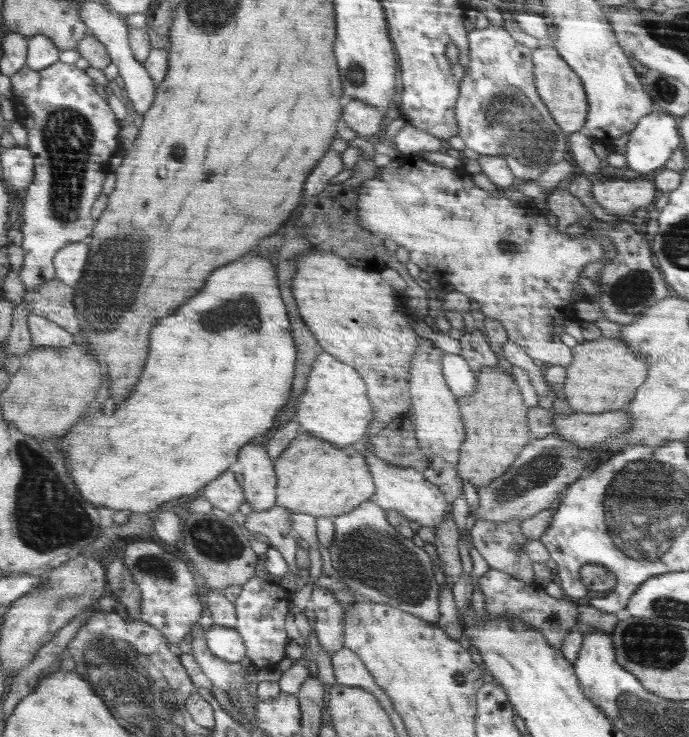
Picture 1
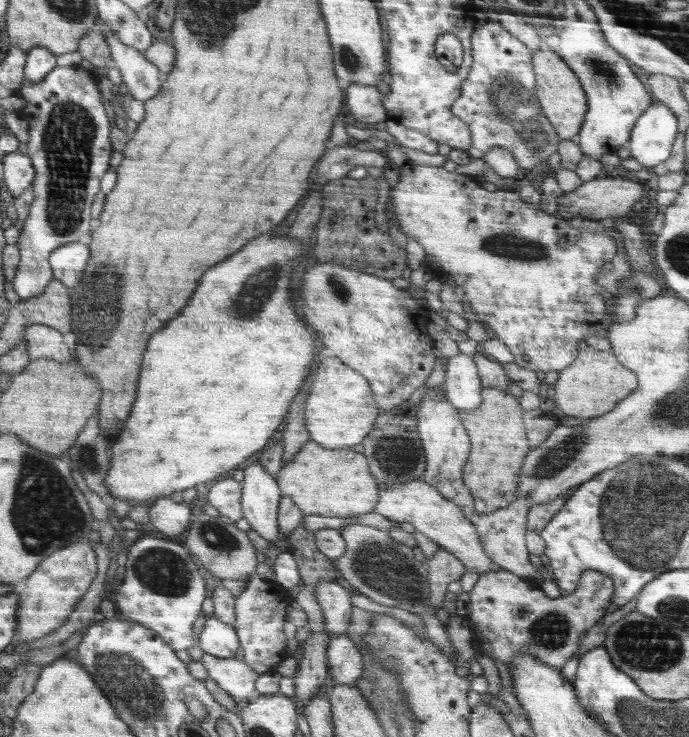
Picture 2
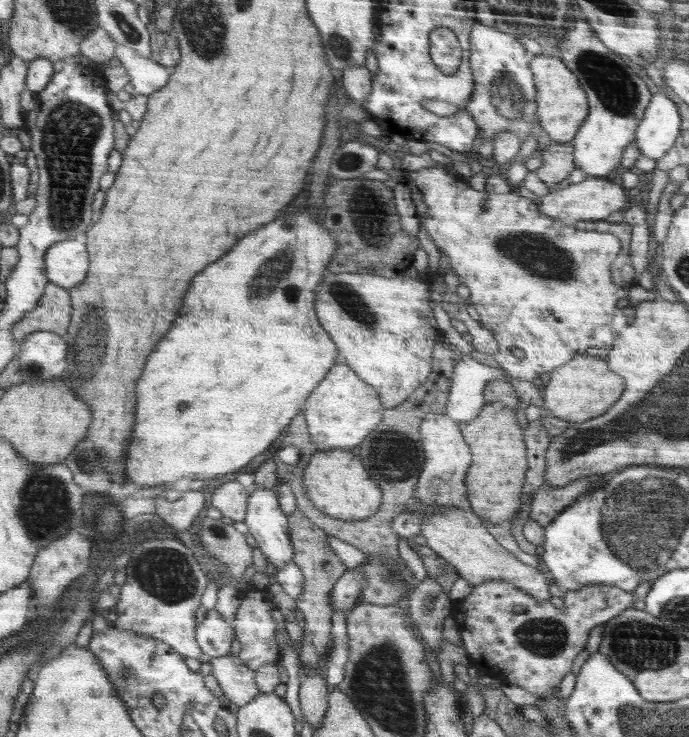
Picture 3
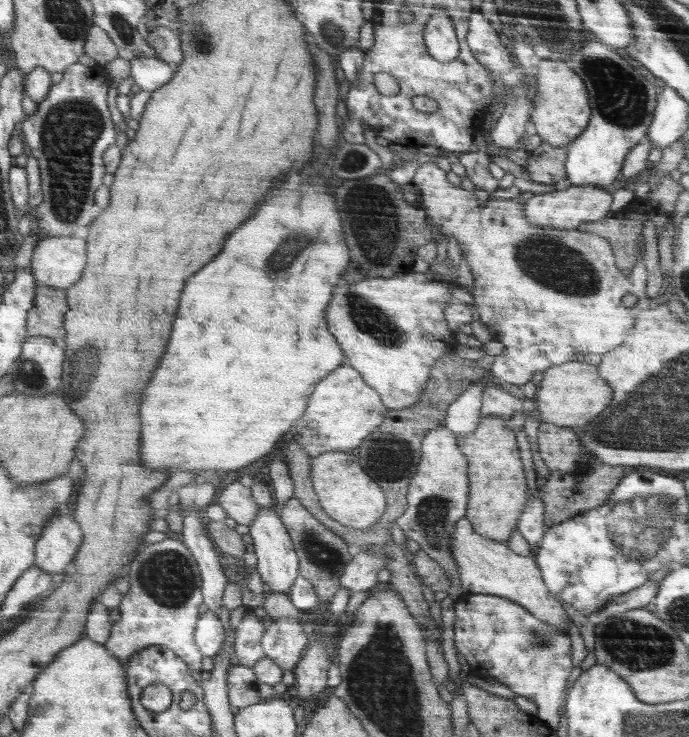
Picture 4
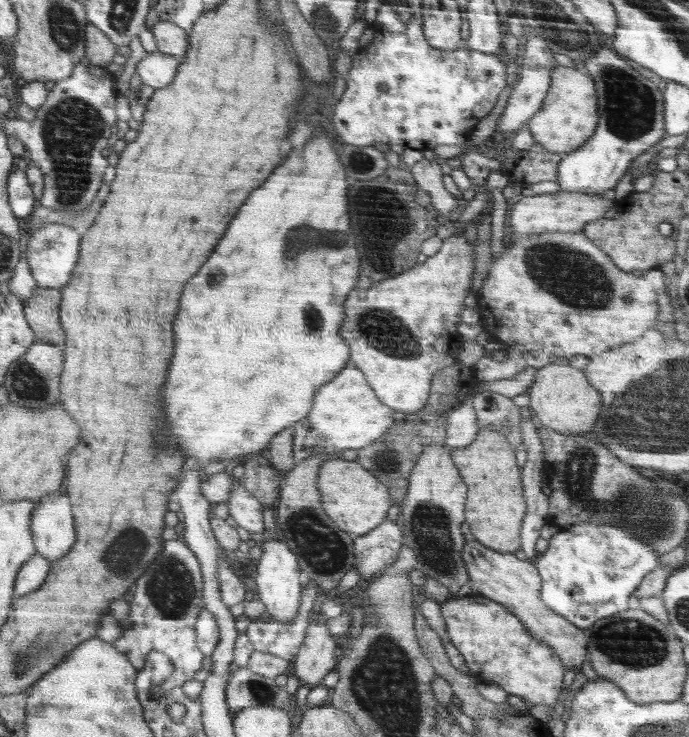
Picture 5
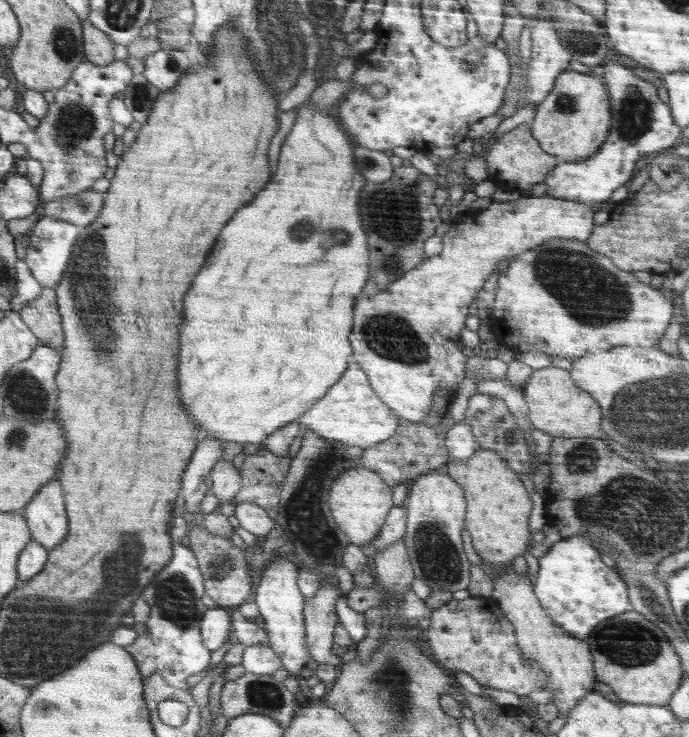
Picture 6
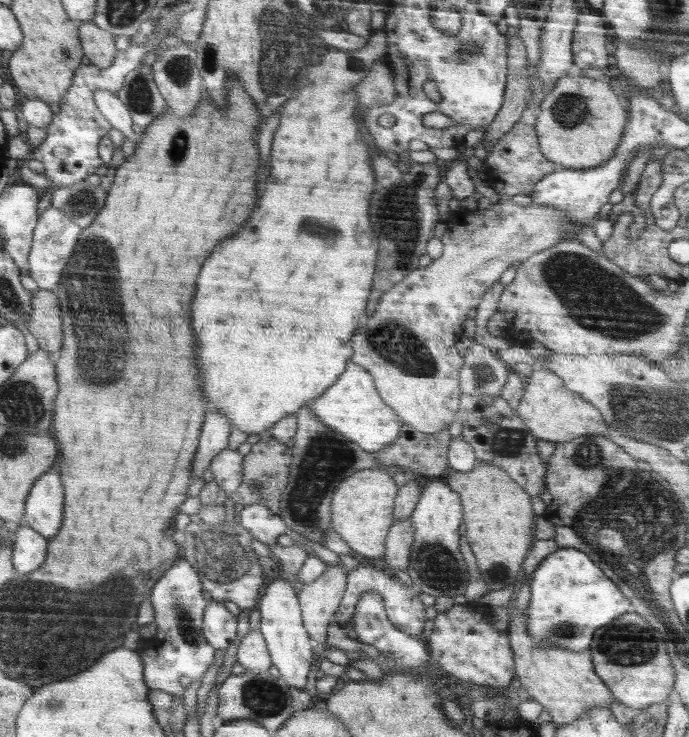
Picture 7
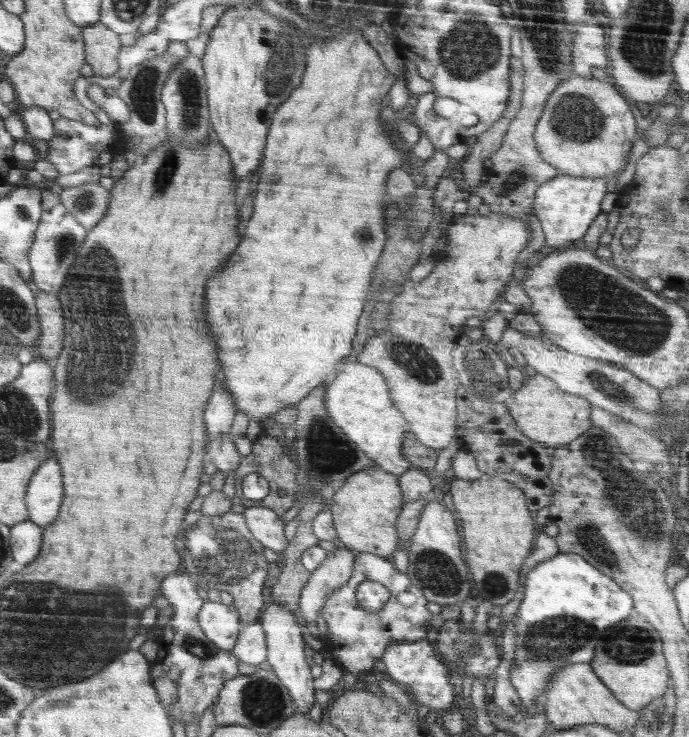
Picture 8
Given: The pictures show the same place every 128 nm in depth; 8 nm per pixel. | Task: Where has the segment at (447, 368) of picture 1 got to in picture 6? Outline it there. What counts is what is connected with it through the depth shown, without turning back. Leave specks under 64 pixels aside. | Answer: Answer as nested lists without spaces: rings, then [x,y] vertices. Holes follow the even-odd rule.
[[[464,419],[449,428],[446,433],[445,445],[450,460],[456,462],[470,460],[471,454],[474,454],[474,451],[479,446],[471,426]]]

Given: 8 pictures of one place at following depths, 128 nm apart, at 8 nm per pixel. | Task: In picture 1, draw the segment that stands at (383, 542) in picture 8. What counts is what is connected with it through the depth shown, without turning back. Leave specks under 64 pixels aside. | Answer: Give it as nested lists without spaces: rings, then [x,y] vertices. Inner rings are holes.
[[[306,432],[297,435],[274,463],[278,475],[275,506],[315,517],[335,517],[362,505],[376,492],[366,455],[357,445],[339,447]]]

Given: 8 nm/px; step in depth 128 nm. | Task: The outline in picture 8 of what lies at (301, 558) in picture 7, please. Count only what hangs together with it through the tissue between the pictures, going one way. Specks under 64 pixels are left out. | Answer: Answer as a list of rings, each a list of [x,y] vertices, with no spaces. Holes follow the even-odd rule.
[[[322,499],[314,504],[311,504],[309,500],[300,509],[297,533],[280,553],[281,572],[277,584],[272,588],[271,595],[274,601],[292,610],[297,610],[301,590],[311,575],[311,572],[308,572],[301,563],[302,553],[319,541],[312,532],[311,521],[324,506]]]

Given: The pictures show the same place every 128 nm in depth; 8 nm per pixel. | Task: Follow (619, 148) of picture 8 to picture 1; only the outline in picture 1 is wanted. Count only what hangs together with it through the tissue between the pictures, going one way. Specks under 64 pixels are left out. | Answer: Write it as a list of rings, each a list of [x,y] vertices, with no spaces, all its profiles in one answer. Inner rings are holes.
[[[540,45],[534,50],[534,61],[535,83],[540,98],[543,99],[547,109],[551,110],[555,121],[568,134],[582,130],[586,124],[586,112],[589,112],[590,109],[590,103],[586,102],[587,93],[582,79],[554,47],[544,48]]]

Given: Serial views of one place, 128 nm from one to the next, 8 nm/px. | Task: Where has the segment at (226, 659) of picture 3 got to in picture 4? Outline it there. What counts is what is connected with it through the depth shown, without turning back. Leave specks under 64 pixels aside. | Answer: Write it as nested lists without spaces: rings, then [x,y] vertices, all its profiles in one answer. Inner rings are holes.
[[[234,665],[228,670],[230,704],[238,709],[276,698],[272,686],[258,681],[252,668]]]

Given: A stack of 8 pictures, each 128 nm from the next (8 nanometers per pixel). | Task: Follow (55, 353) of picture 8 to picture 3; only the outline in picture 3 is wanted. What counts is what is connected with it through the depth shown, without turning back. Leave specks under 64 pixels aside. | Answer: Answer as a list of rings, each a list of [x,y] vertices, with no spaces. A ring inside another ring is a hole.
[[[56,283],[47,286],[47,293],[40,301],[40,306],[18,322],[13,328],[16,340],[21,344],[40,331],[52,331],[66,337],[69,334],[75,307],[71,289]]]

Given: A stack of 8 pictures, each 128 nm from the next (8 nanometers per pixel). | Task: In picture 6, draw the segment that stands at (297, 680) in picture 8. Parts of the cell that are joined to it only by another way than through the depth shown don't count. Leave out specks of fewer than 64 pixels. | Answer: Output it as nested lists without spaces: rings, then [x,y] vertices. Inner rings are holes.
[[[276,557],[270,560],[270,564],[262,569],[261,580],[256,594],[252,600],[259,608],[259,616],[264,619],[264,628],[268,631],[268,646],[271,647],[282,662],[282,669],[286,670],[290,676],[300,676],[298,672],[306,666],[308,662],[307,644],[304,644],[304,624],[302,612],[304,608],[304,596],[300,594],[296,586],[298,570],[287,557]]]

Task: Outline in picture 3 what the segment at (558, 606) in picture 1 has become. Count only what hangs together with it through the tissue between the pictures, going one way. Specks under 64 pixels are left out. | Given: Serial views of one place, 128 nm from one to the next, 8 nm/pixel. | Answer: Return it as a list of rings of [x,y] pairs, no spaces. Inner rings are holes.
[[[486,581],[483,582],[482,585],[474,586],[472,593],[470,593],[468,597],[464,597],[462,600],[453,603],[452,611],[450,612],[459,628],[463,647],[467,652],[470,668],[476,668],[476,670],[481,672],[483,676],[489,678],[494,677],[496,679],[499,678],[502,682],[519,686],[529,693],[538,696],[539,699],[546,700],[546,698],[552,698],[552,696],[556,696],[556,694],[558,694],[558,684],[560,684],[560,680],[562,680],[562,678],[564,678],[564,676],[566,676],[566,674],[572,670],[572,664],[574,664],[574,658],[576,658],[576,654],[578,654],[578,652],[582,652],[582,650],[585,649],[590,630],[592,630],[592,628],[595,626],[612,620],[612,618],[618,616],[624,609],[629,609],[630,606],[632,606],[632,603],[638,599],[635,599],[632,596],[632,592],[626,592],[621,588],[600,583],[597,585],[588,585],[582,587],[578,591],[565,591],[563,600],[564,610],[560,610],[556,608],[556,606],[551,601],[537,601],[531,594],[517,589],[511,582],[508,581]]]

